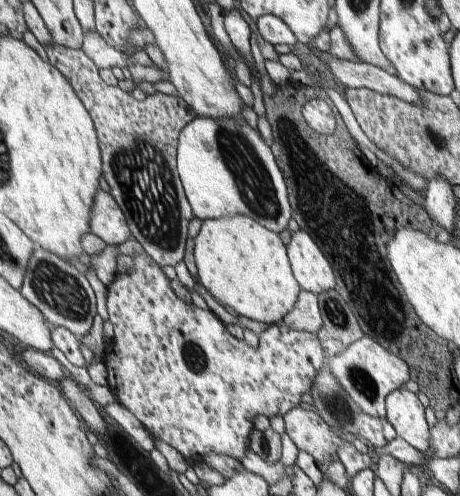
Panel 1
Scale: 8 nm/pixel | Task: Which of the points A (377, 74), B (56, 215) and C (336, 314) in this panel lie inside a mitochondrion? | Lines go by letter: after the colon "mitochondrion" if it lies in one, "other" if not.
A: other
B: other
C: mitochondrion

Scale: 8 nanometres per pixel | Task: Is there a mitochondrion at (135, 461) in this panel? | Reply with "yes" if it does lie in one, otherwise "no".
yes

